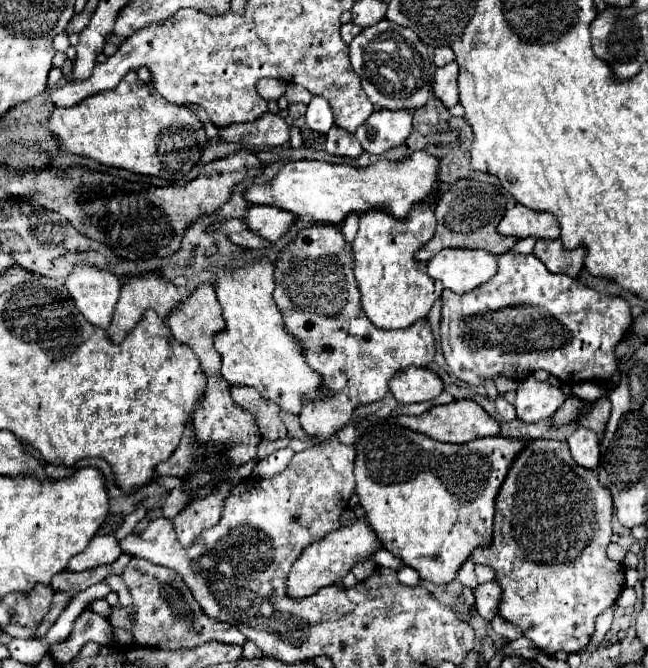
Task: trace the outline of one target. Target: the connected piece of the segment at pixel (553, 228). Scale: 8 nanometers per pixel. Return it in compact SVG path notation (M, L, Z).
M513 205L503 215L501 223L497 225L501 235L513 235L517 239L537 237L537 239L557 239L559 237L559 223L557 217L547 211L531 211L523 205Z

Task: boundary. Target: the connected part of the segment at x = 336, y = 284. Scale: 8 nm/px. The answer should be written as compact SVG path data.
M315 223L311 227L305 227L295 235L291 243L287 243L279 251L279 259L275 263L273 299L283 315L283 325L287 333L291 333L297 343L301 343L305 361L311 369L315 369L321 375L319 399L305 399L299 413L301 427L311 437L315 437L317 443L325 441L327 437L335 435L343 425L347 425L351 411L355 407L383 399L389 391L389 379L397 371L407 369L411 365L425 367L435 357L435 339L427 319L421 319L397 331L381 331L373 327L369 319L365 319L365 313L361 311L361 293L353 277L353 247L345 241L341 225L333 227L329 223Z

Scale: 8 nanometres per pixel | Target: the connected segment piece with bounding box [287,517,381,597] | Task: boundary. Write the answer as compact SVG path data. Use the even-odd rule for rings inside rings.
M363 517L355 519L353 525L339 527L335 531L327 533L325 539L319 539L317 543L307 545L303 549L303 553L299 555L299 559L293 563L293 567L289 571L289 579L287 579L287 593L289 593L289 597L309 597L309 595L317 593L317 589L321 589L321 587L335 585L357 563L373 561L373 553L379 547L381 547L381 543L379 543L377 535L373 533L373 529L369 527L369 523Z

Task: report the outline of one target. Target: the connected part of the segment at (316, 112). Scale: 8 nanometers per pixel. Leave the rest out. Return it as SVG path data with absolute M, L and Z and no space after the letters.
M315 95L311 99L311 103L307 105L305 121L307 121L309 129L313 129L317 133L327 133L333 127L333 111L321 95Z

